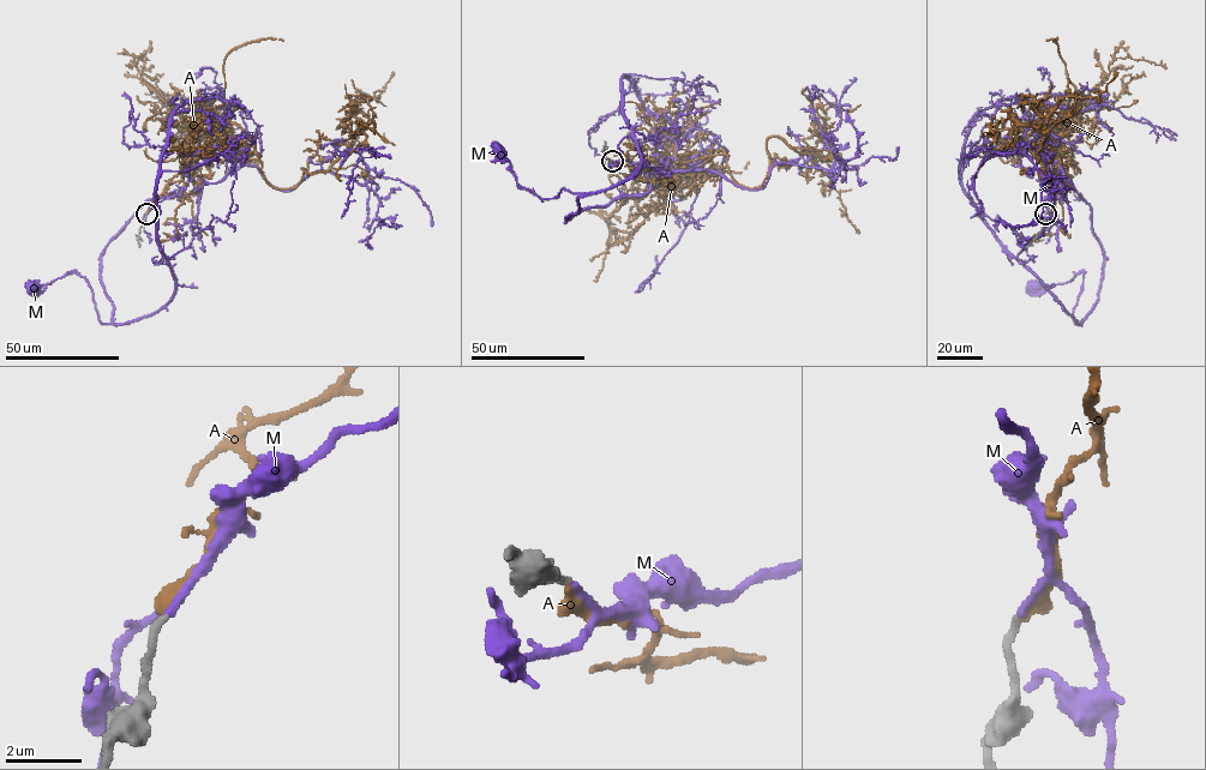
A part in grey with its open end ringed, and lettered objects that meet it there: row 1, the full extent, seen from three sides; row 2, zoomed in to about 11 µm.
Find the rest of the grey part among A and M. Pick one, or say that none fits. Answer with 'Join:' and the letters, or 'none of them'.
Join: M

